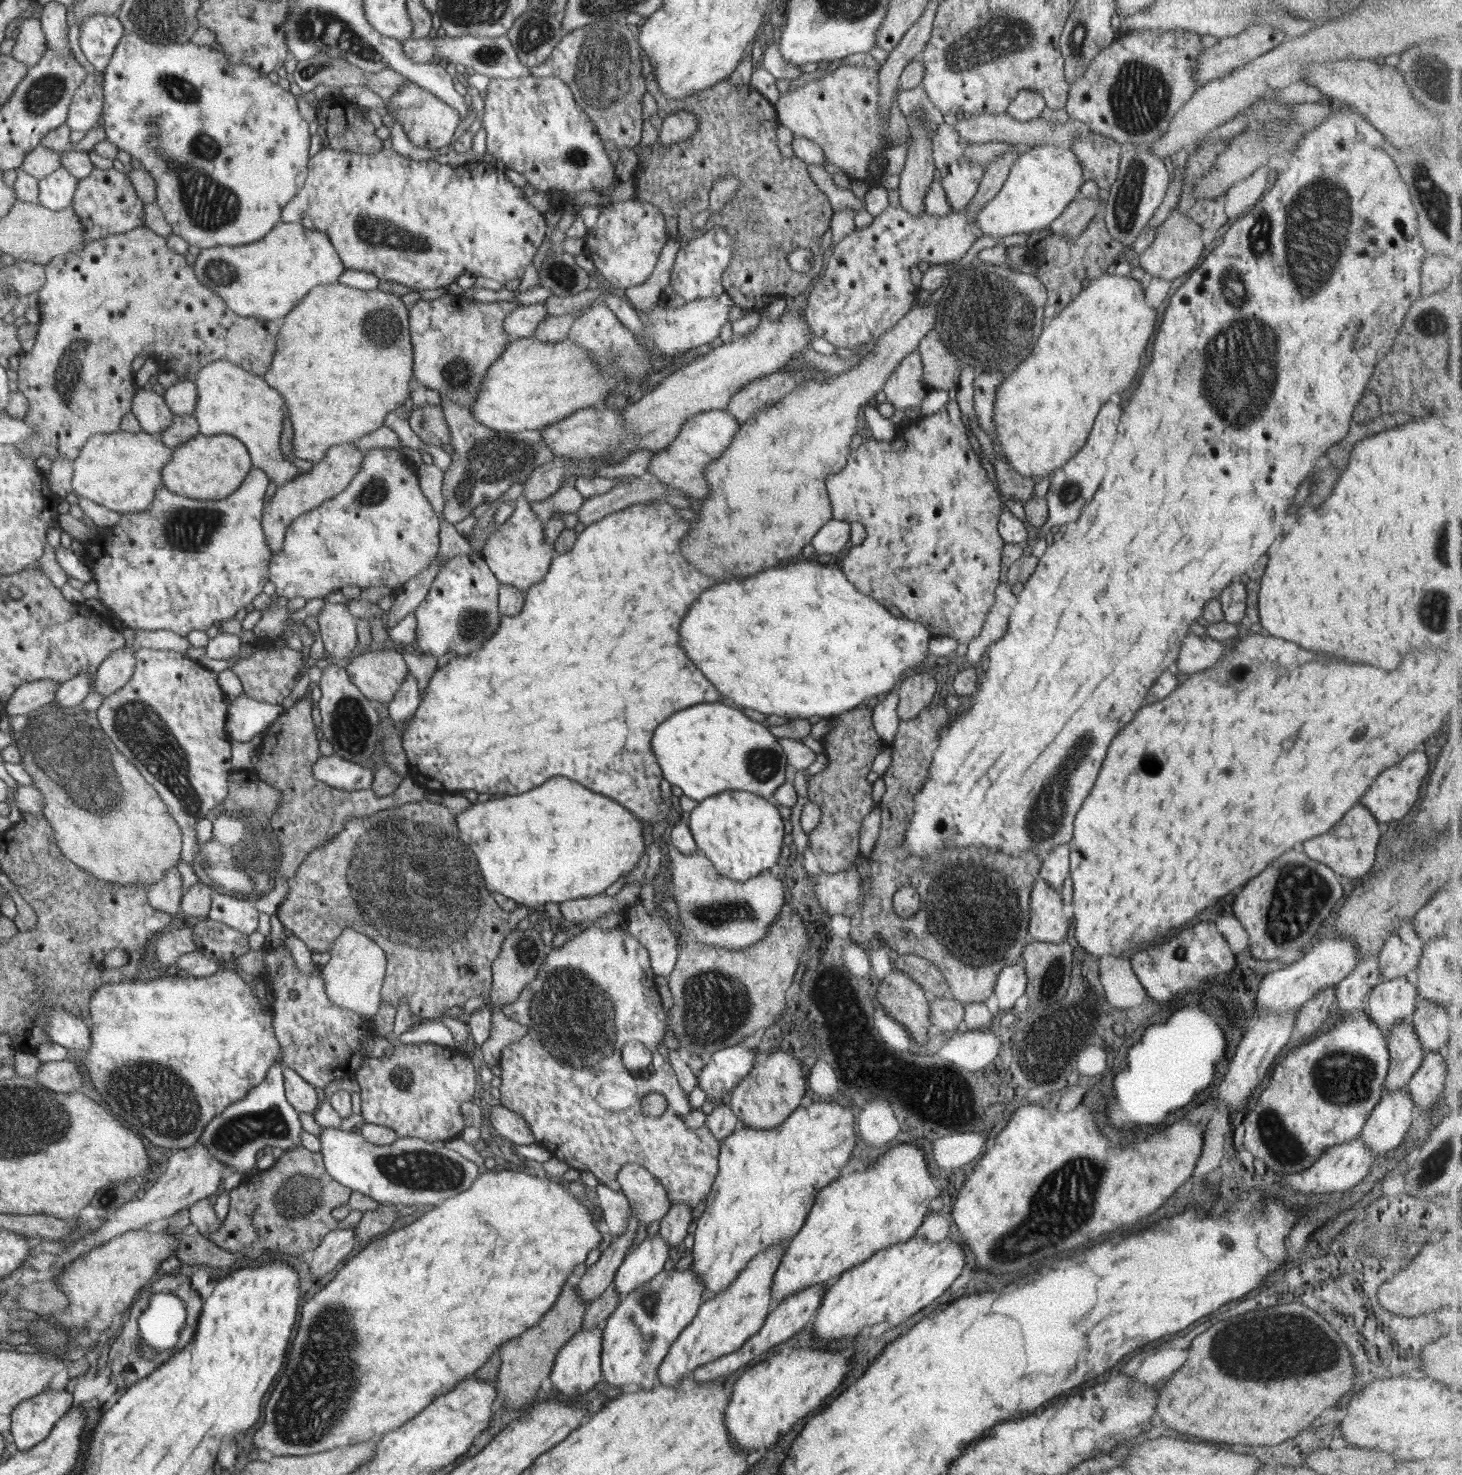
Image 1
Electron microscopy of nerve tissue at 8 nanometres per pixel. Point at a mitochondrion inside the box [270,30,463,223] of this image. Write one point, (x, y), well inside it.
(323, 65)

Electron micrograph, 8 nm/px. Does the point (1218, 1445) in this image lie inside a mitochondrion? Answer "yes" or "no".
no

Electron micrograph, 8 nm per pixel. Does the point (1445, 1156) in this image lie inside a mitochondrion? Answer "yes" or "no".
yes

